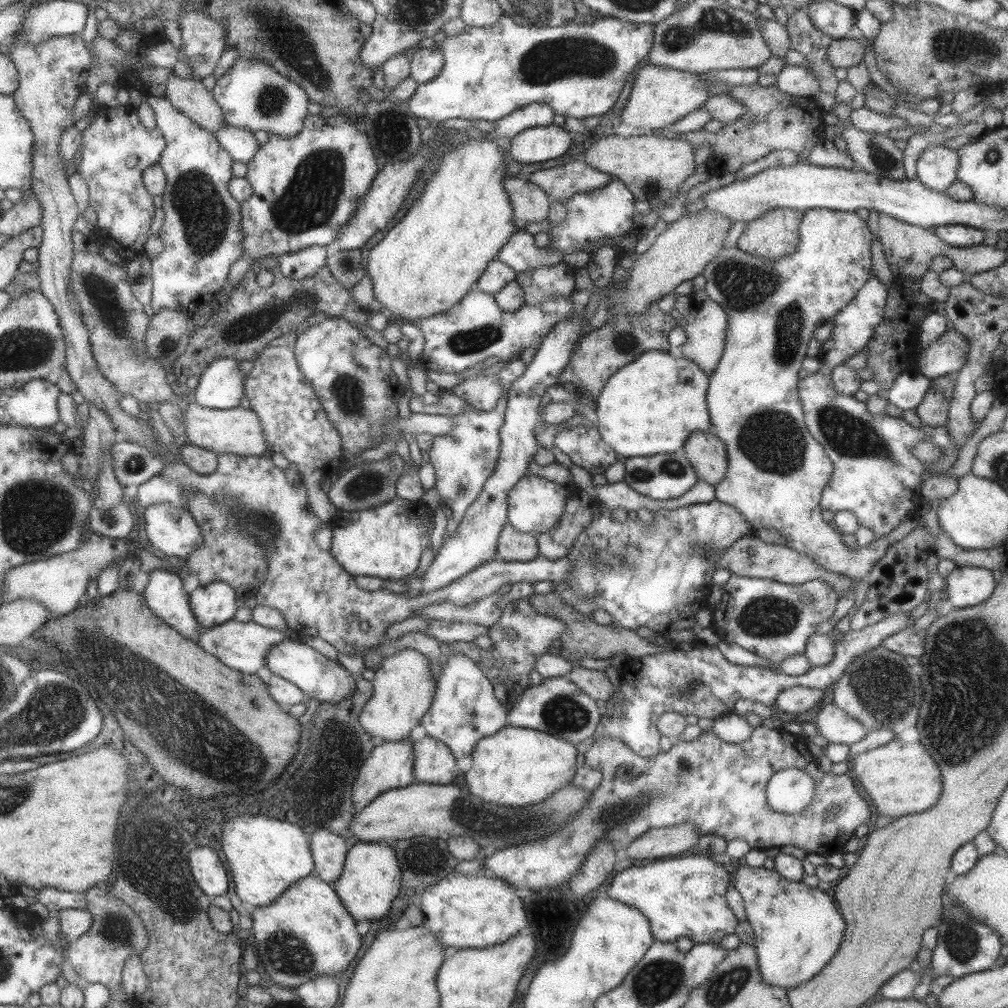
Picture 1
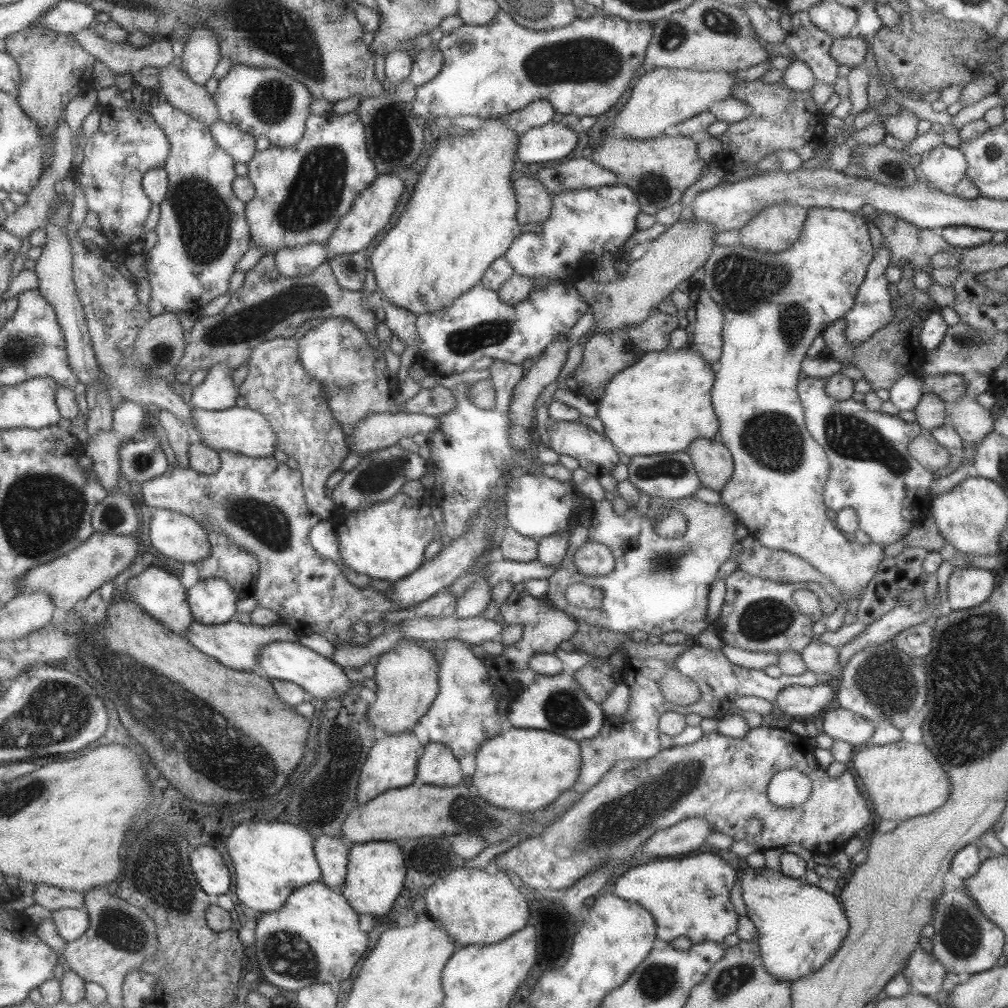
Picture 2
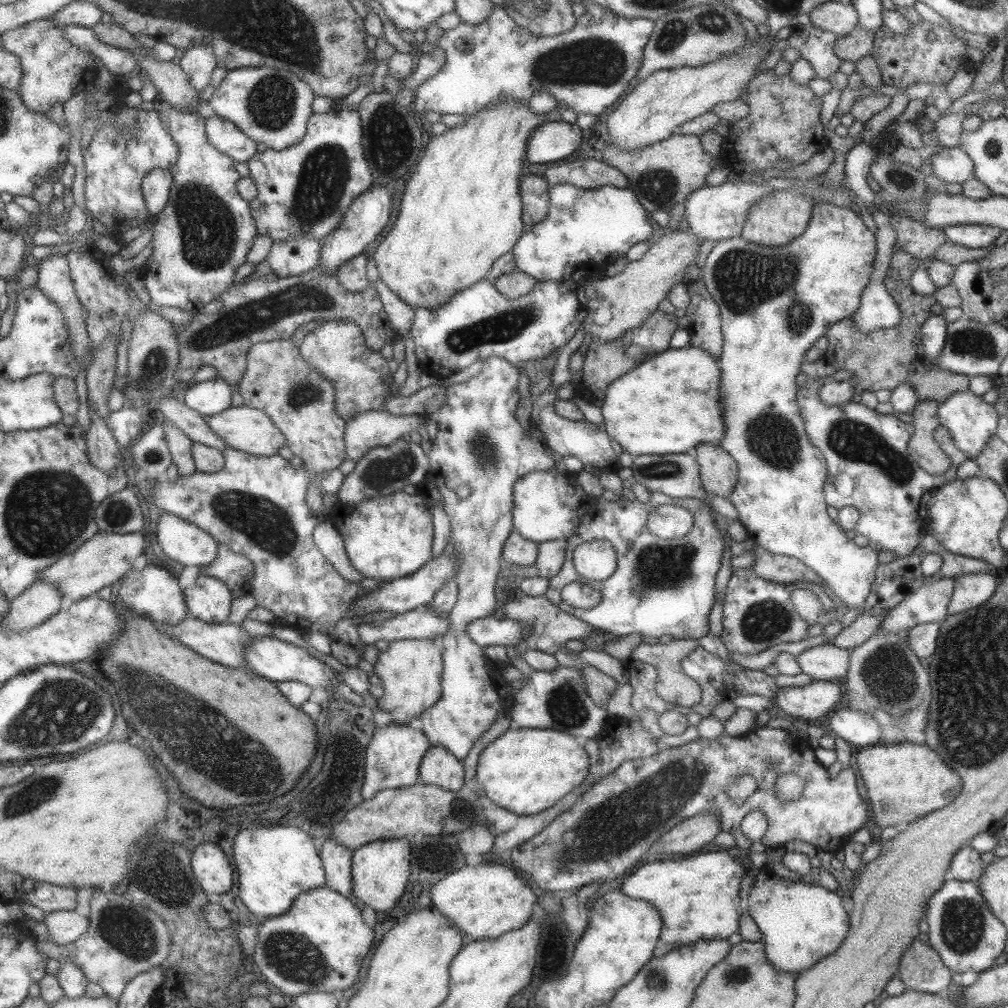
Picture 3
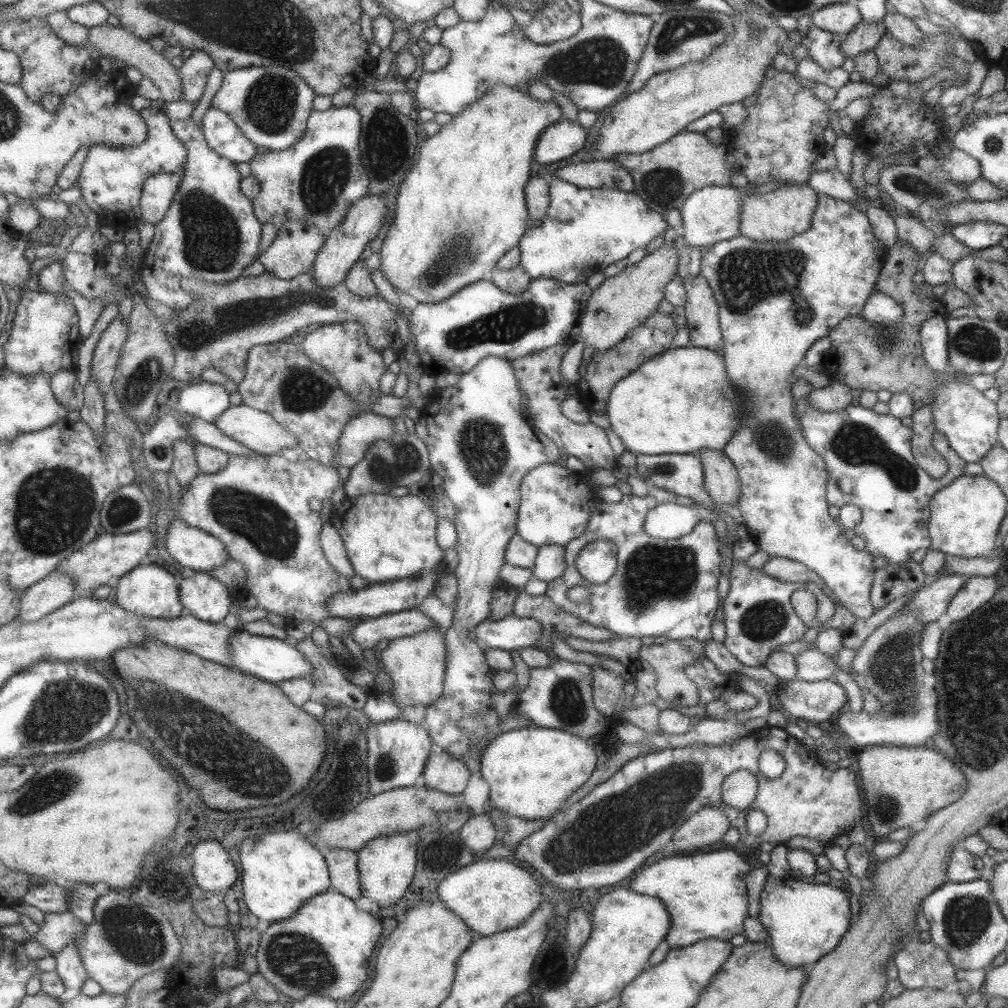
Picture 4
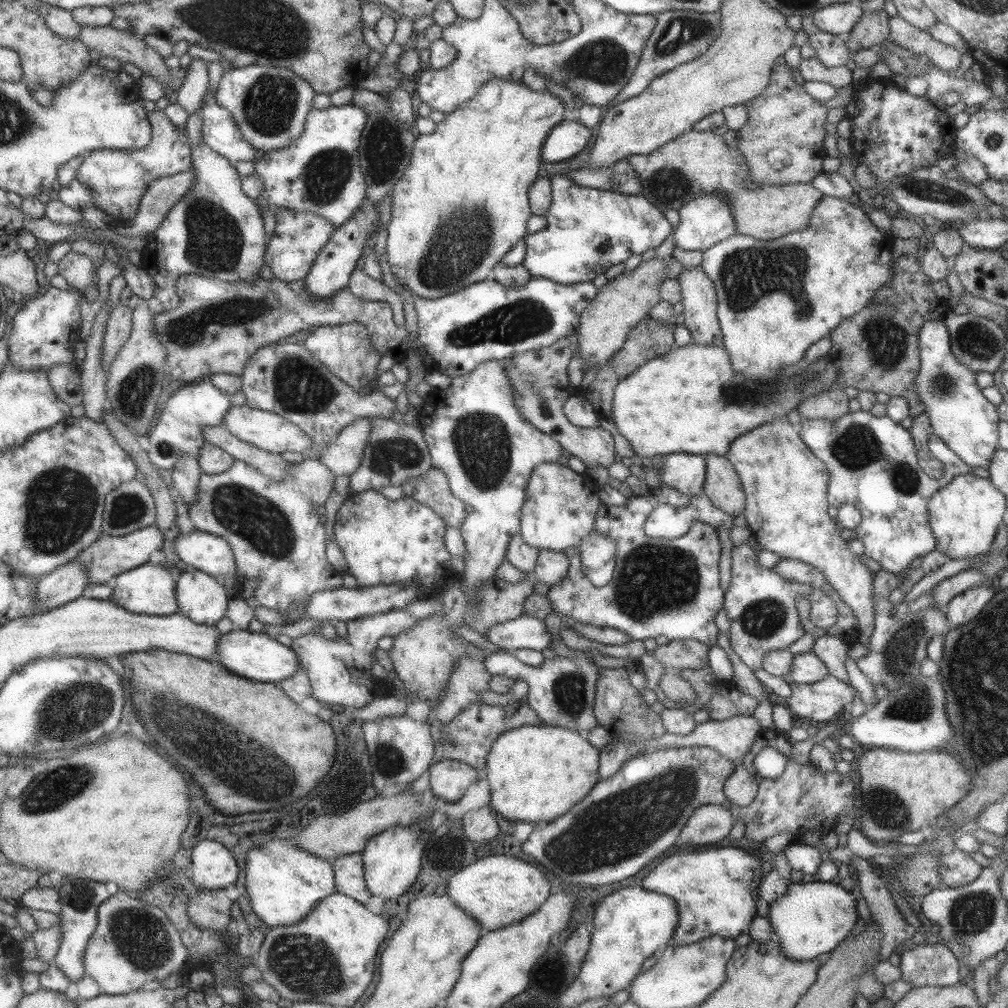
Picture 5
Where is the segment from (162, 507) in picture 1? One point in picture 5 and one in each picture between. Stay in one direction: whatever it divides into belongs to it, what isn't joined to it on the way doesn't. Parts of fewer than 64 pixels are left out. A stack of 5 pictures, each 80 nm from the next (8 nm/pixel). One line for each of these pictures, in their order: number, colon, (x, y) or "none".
2: (174, 535)
3: (182, 541)
4: (192, 548)
5: (198, 550)

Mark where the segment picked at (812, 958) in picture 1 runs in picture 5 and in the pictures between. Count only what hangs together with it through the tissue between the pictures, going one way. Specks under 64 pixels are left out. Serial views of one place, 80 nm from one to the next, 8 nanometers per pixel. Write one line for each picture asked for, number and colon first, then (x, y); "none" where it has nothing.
2: (799, 926)
3: (801, 923)
4: (804, 919)
5: (811, 917)

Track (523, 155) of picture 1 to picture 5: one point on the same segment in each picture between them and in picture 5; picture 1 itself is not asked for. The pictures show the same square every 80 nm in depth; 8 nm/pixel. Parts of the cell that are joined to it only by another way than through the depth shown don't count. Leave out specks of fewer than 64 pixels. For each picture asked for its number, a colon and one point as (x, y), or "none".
2: (552, 141)
3: (551, 141)
4: (563, 138)
5: (566, 139)

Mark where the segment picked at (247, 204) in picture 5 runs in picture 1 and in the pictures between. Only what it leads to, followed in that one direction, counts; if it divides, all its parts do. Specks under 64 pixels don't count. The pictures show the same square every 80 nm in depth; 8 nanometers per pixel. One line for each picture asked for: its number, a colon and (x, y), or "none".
1: (201, 233)
2: (201, 231)
3: (201, 237)
4: (209, 231)

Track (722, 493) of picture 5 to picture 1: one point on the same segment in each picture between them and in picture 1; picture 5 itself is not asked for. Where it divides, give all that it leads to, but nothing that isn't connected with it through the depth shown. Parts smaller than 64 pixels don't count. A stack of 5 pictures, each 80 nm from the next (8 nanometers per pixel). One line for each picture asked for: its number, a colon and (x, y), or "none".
1: (706, 453)
2: (712, 462)
3: (717, 470)
4: (721, 480)

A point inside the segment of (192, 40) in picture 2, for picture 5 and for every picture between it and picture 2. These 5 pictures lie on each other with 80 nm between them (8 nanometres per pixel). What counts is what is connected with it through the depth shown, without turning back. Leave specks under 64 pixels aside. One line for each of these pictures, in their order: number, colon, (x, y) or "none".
3: (197, 63)
4: (193, 72)
5: (190, 93)

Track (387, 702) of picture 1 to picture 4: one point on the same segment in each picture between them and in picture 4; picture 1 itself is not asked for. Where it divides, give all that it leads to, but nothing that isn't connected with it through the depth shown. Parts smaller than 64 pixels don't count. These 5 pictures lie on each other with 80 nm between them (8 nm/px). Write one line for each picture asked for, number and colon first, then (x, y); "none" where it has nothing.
2: (405, 675)
3: (410, 671)
4: (415, 664)

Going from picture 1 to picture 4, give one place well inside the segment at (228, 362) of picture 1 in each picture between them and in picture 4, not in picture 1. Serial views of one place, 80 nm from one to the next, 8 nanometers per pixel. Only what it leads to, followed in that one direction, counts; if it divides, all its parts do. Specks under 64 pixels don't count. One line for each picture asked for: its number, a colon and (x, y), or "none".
2: (216, 391)
3: (212, 396)
4: (207, 400)

